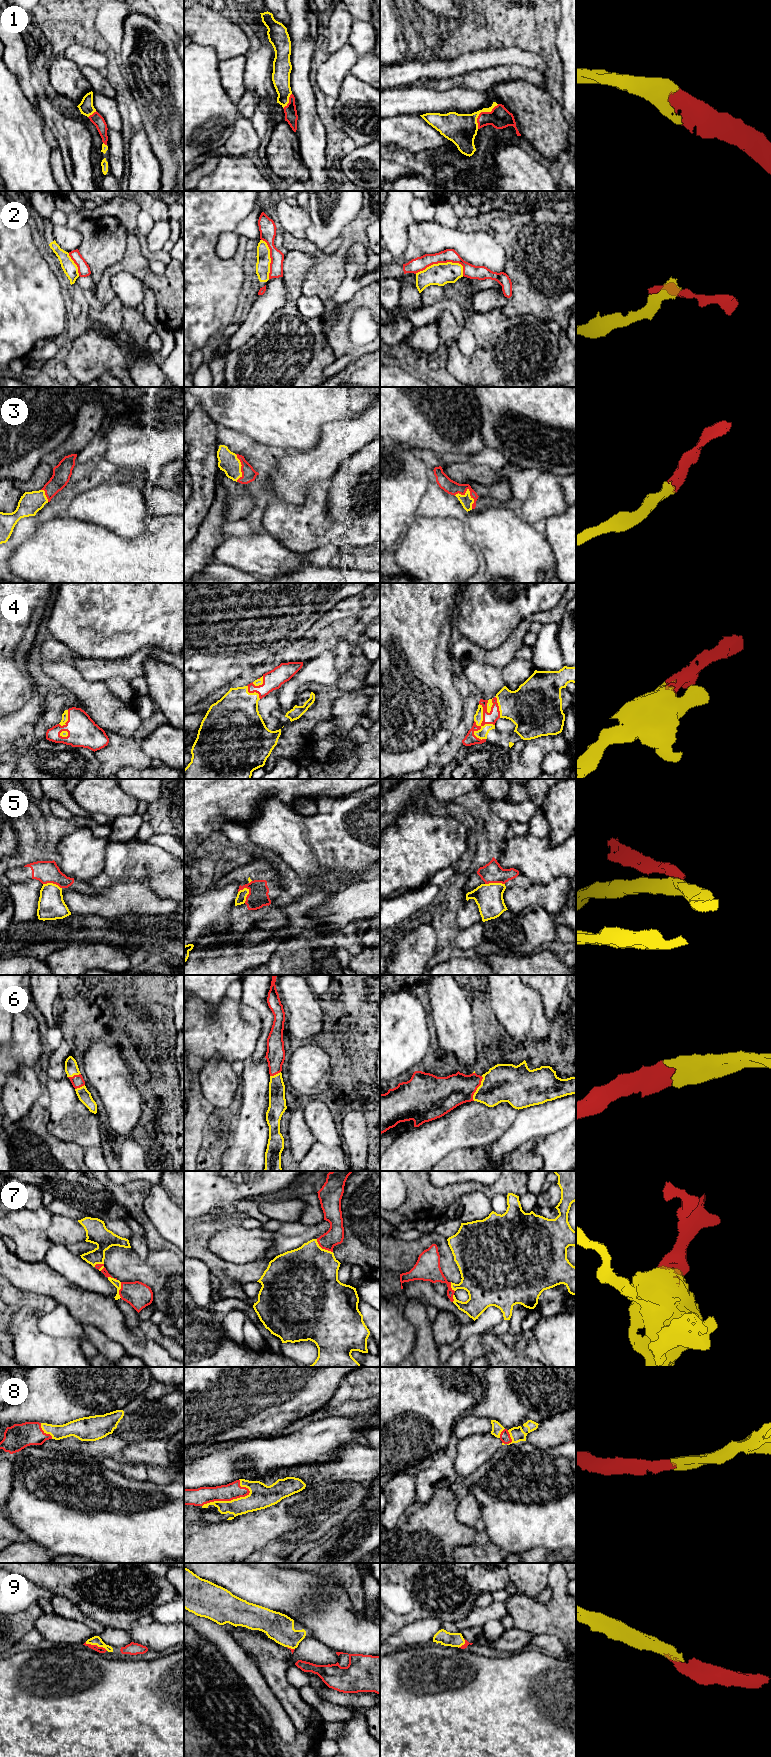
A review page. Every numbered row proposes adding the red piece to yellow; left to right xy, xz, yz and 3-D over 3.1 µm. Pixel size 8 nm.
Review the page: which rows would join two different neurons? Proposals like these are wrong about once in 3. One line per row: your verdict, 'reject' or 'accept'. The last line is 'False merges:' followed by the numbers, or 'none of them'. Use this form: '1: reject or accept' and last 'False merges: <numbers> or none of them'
1: accept
2: reject
3: accept
4: accept
5: reject
6: accept
7: accept
8: accept
9: accept
False merges: 2, 5

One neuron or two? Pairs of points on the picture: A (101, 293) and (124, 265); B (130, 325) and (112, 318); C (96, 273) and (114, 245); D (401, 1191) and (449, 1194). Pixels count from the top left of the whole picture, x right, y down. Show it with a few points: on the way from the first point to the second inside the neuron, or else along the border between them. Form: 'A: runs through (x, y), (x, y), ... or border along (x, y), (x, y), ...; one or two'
A: runs through (103, 284), (104, 278), (115, 268); one
B: border along (124, 308), (121, 332); two
C: runs through (97, 266), (98, 261), (107, 252); one
D: border along (404, 1181), (407, 1186), (408, 1196), (394, 1210); two

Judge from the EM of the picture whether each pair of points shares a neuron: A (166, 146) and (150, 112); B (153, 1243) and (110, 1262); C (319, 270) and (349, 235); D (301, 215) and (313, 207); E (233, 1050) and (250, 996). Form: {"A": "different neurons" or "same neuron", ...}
{"A": "same neuron", "B": "different neurons", "C": "same neuron", "D": "different neurons", "E": "different neurons"}

